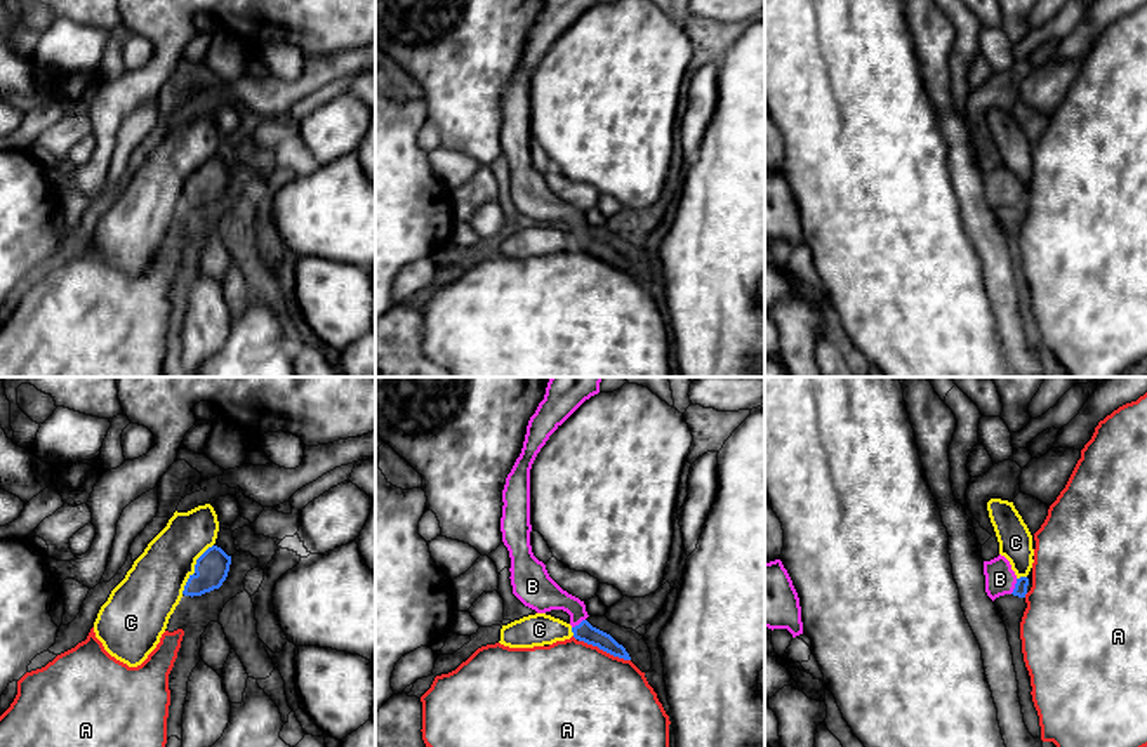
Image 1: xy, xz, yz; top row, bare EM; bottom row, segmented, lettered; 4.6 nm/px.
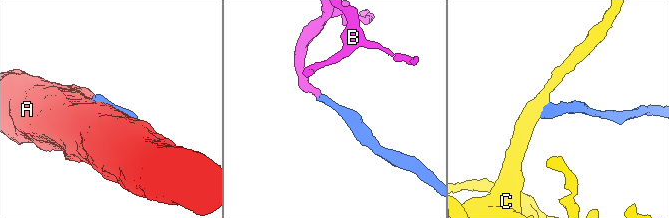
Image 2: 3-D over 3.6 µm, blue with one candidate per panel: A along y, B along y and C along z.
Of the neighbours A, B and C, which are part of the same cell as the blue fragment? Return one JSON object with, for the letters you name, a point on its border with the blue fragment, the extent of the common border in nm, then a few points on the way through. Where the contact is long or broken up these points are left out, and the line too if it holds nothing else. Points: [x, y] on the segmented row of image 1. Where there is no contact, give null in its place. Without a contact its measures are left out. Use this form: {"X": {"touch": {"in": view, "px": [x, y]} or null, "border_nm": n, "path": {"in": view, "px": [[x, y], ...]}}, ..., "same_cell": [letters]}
{"B": {"touch": {"in": "yz", "px": [1015, 586]}, "border_nm": 80, "path": {"in": "yz", "px": [[1021, 588], [1015, 586], [1000, 579]]}}, "same_cell": ["B"]}

